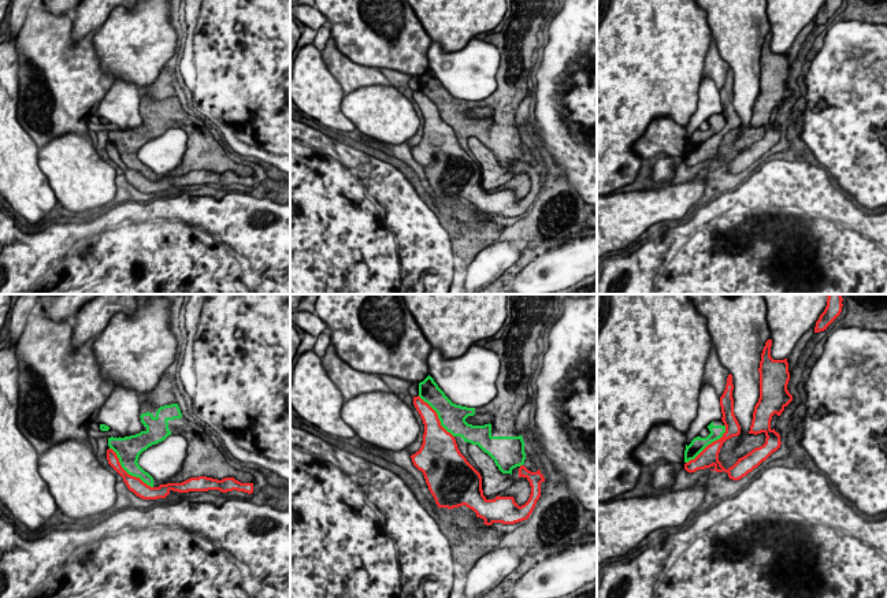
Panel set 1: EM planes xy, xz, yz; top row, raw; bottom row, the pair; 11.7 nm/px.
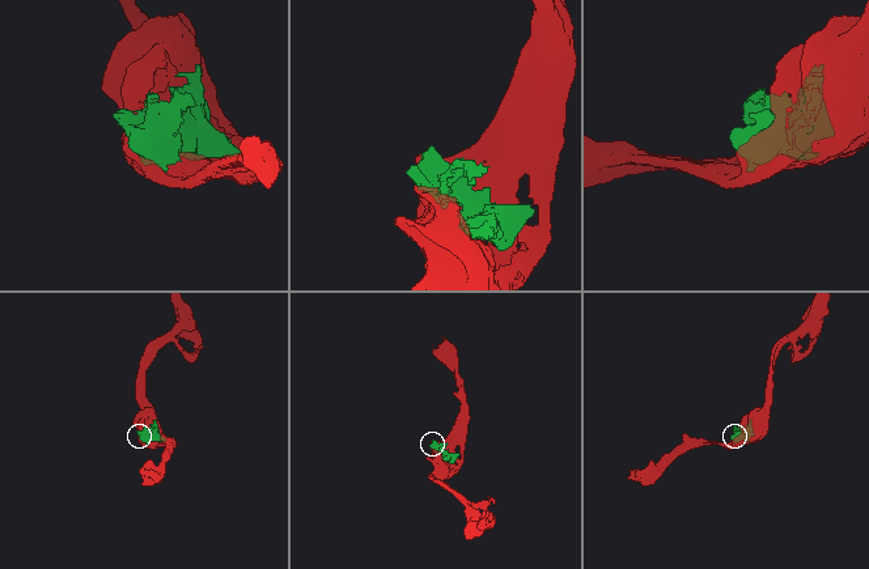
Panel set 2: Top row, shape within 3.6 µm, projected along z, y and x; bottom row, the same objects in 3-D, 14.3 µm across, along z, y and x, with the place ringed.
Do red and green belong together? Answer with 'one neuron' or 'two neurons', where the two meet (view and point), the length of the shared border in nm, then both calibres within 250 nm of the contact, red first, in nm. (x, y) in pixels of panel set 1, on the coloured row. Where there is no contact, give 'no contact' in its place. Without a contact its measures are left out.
two neurons; meets red in xy at (126, 472); contact 700 nm long; 180 nm thick on the red side, 280 nm on the other

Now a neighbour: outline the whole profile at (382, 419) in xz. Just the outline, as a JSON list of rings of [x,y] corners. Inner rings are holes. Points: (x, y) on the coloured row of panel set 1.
[[[363,393],[344,402],[342,420],[363,441],[398,452],[409,447],[420,427],[409,406],[394,393]]]

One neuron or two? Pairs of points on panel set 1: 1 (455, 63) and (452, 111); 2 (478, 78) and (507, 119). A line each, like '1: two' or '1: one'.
1: two
2: two

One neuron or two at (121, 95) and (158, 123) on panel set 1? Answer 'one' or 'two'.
two

